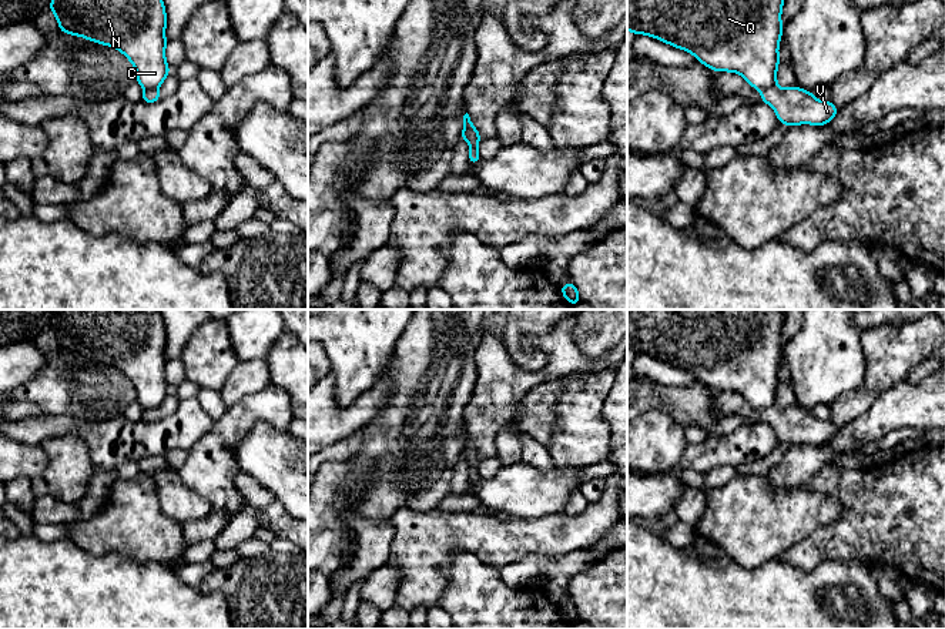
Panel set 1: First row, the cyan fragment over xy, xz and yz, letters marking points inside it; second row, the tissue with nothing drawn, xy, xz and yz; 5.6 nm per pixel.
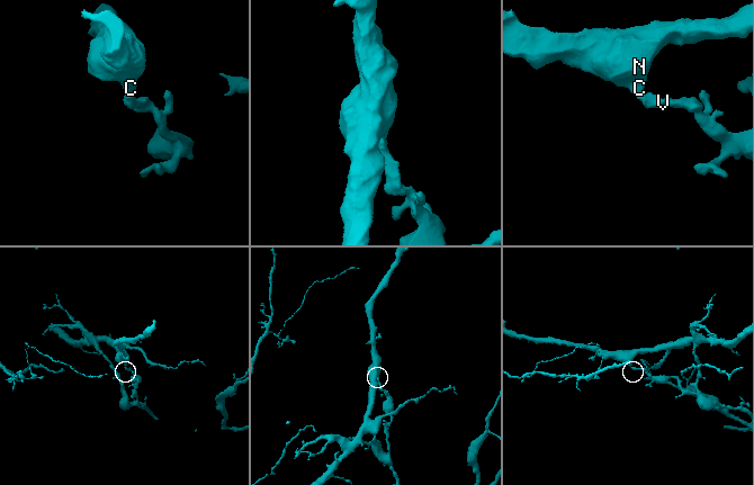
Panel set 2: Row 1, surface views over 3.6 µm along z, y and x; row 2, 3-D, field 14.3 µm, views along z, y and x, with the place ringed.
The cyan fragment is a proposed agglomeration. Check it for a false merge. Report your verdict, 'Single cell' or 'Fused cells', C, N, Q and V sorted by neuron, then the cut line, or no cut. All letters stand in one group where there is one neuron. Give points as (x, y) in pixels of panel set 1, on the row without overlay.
Fused cells. Groups: C N Q / V. Split along yz (776, 404), (761, 410)

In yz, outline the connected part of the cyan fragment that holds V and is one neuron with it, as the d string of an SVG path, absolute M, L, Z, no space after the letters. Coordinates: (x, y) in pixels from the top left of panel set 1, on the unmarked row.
M797 405L764 408L761 409L761 421L771 425L778 441L788 446L798 444L825 445L838 432L831 421L821 421L811 411Z

